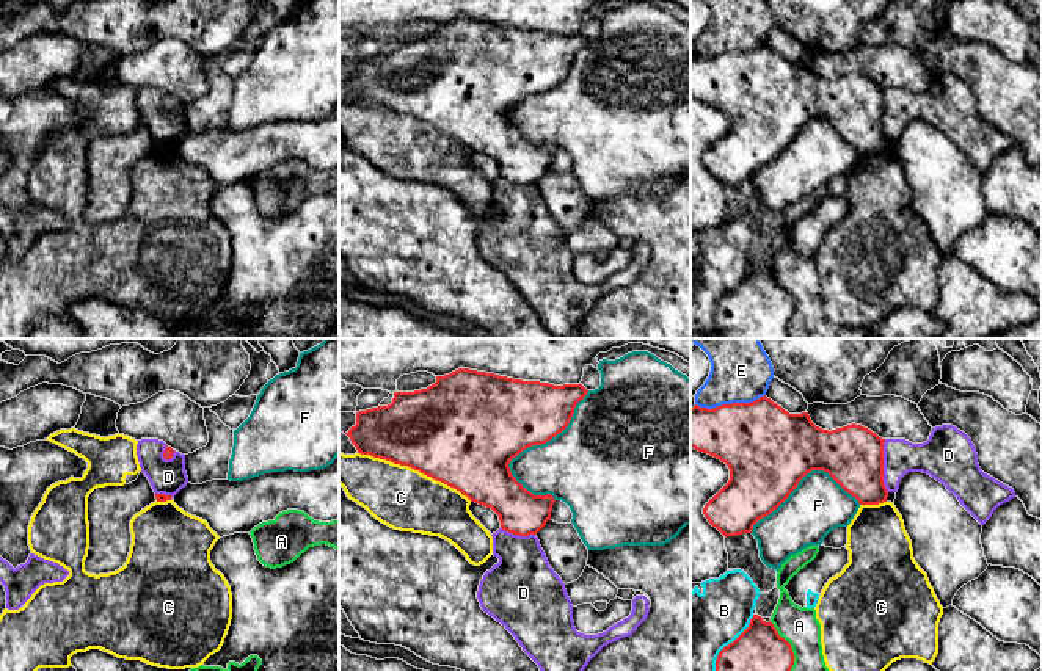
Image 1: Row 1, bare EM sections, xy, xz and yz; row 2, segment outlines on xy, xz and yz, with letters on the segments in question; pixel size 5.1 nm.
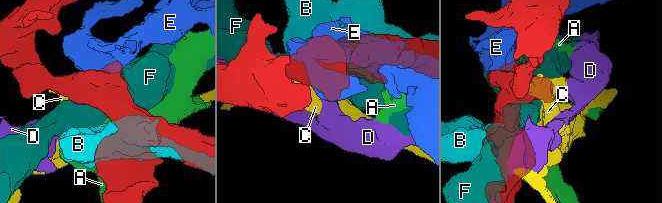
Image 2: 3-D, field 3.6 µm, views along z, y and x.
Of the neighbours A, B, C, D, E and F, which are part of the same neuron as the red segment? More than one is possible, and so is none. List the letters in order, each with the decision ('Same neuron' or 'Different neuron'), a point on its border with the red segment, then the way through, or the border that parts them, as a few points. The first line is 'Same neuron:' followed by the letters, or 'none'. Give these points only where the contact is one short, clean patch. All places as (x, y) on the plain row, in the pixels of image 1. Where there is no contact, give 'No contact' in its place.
Same neuron: none
A: Different neuron. Touches red at yz (793, 304)
B: Different neuron. Touches red at yz (722, 298)
C: Different neuron. Touches red at xz (415, 118)
D: Different neuron. Touches red at yz (882, 115). Boundary: yz (884, 88), (884, 135), (888, 140)
E: Different neuron. Touches red at yz (732, 52)
F: Different neuron. Touches red at xz (537, 93)

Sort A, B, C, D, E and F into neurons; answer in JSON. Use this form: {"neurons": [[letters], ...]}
{"neurons": [["A"], ["B"], ["C"], ["D"], ["E"], ["F"]]}

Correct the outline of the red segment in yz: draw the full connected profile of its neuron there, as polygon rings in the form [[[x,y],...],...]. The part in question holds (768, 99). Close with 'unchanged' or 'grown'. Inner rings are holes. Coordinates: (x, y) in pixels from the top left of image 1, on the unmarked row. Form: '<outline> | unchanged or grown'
[[[766,44],[752,52],[690,56],[690,96],[720,108],[730,118],[728,132],[703,157],[708,171],[725,187],[752,182],[753,174],[777,158],[811,119],[827,121],[860,154],[887,151],[884,91],[855,72],[822,78],[808,61],[789,63]]] | unchanged

